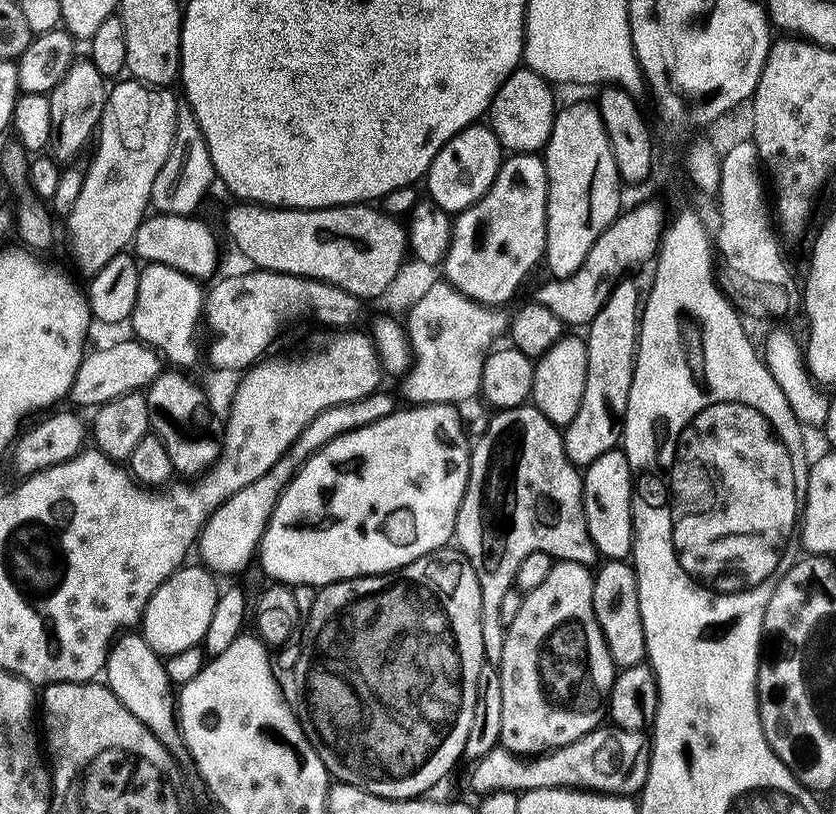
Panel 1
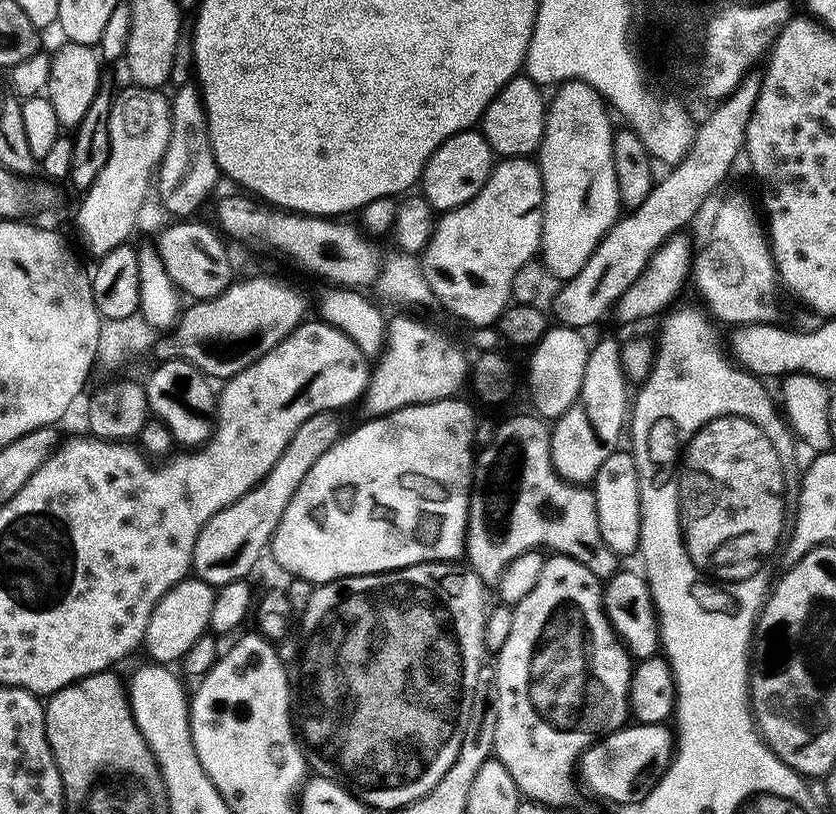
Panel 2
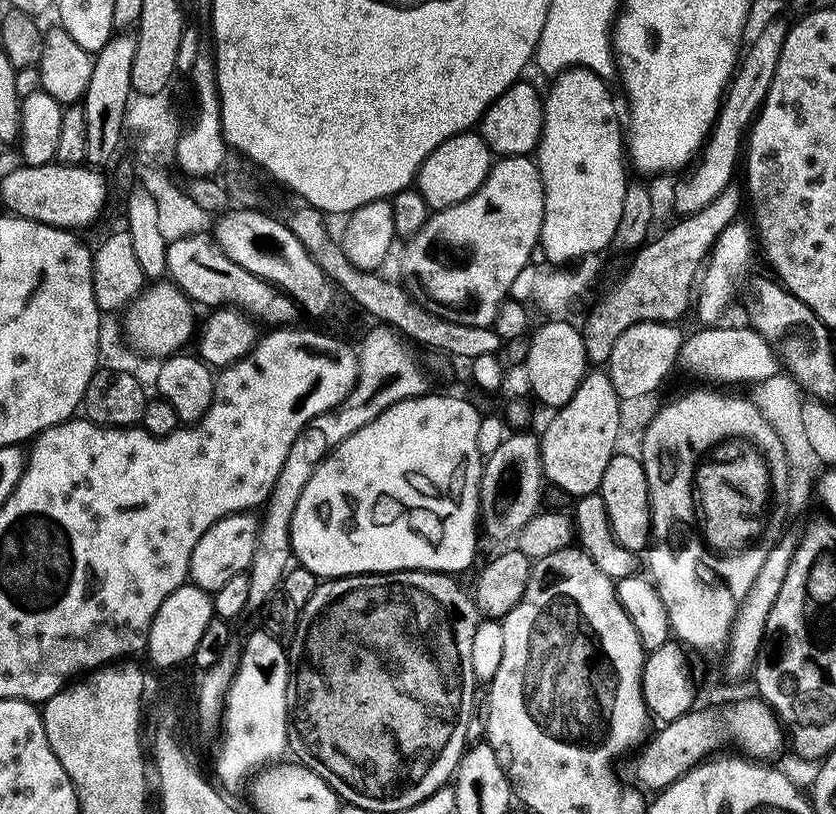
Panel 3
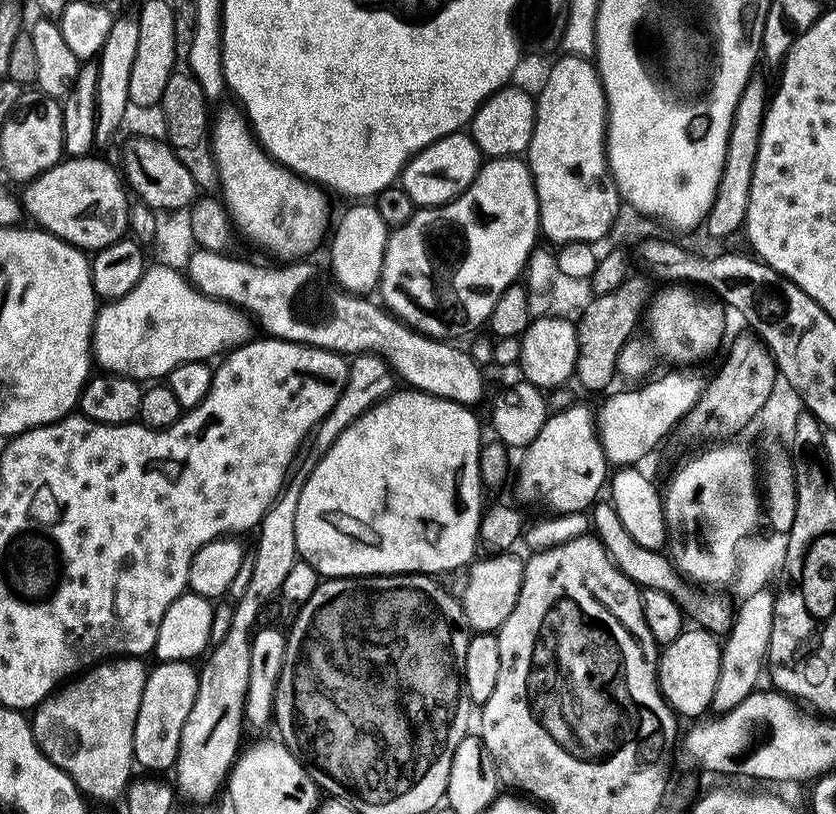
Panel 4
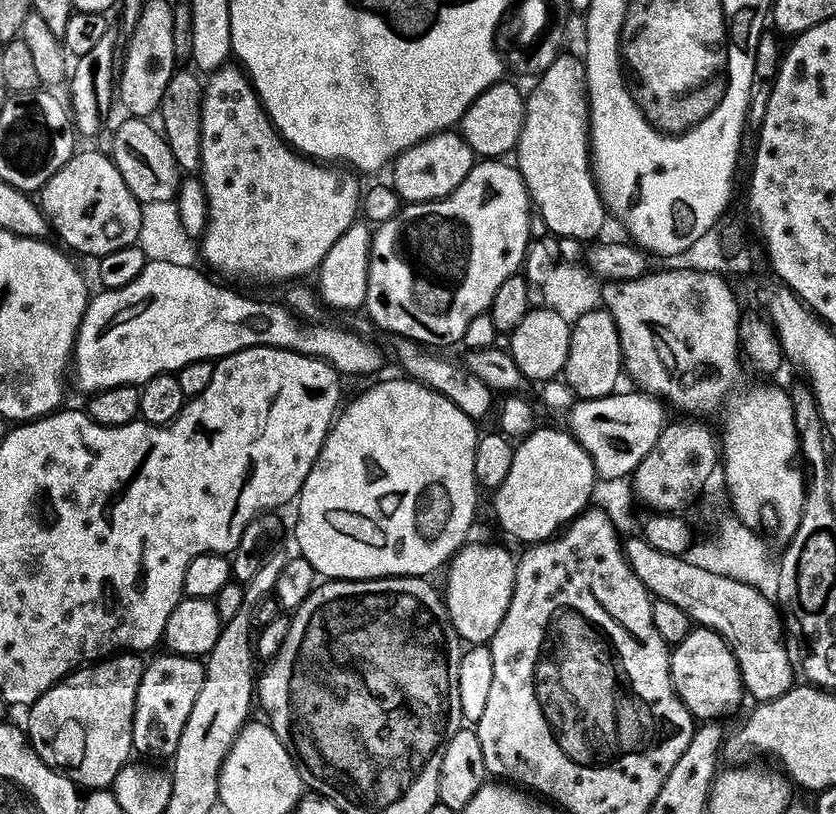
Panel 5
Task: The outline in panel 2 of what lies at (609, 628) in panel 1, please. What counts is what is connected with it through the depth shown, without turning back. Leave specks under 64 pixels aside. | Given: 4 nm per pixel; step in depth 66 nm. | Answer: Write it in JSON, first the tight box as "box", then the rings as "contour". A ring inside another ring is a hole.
{"box":[604,570,676,725],"contour":[[[622,570],[612,580],[604,584],[604,609],[608,615],[608,621],[612,623],[624,647],[627,648],[629,656],[633,661],[639,662],[635,665],[632,674],[632,694],[630,697],[630,712],[636,724],[662,724],[667,725],[673,719],[676,711],[676,680],[672,676],[672,668],[667,659],[648,660],[655,652],[661,651],[660,642],[660,618],[656,614],[656,603],[652,597],[652,587],[647,579],[639,571],[628,572]]]}

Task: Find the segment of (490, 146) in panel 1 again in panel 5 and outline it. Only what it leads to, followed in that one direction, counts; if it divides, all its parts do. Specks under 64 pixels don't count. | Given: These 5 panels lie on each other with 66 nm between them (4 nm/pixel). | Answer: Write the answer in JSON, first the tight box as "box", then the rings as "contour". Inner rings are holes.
{"box":[390,130,478,204],"contour":[[[449,130],[438,136],[431,136],[429,140],[423,140],[421,144],[416,144],[397,156],[390,180],[401,201],[408,204],[431,204],[434,200],[446,199],[458,190],[458,186],[465,182],[477,163],[478,157],[464,137]]]}

